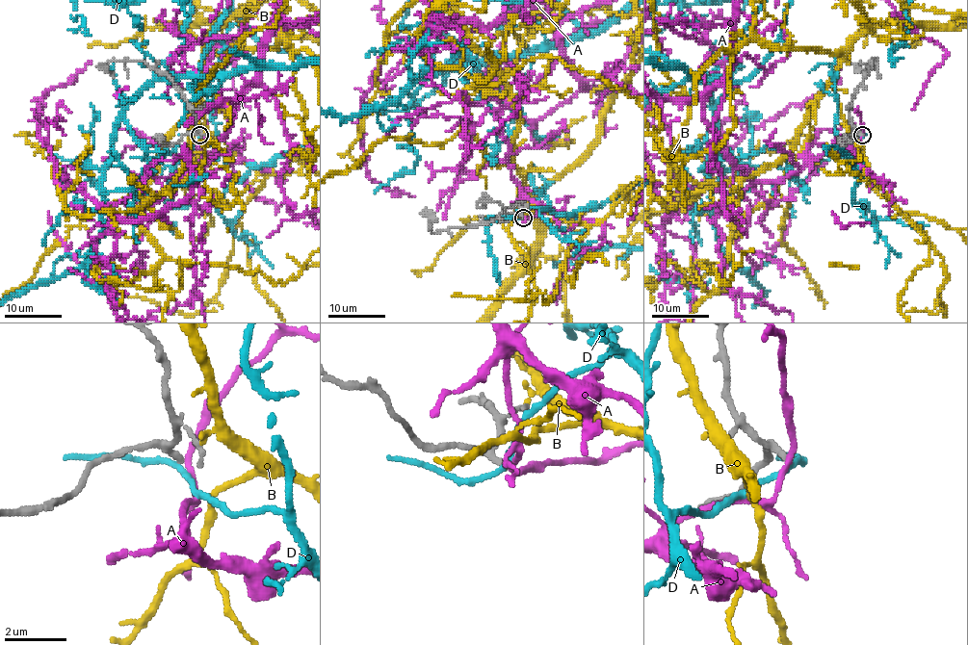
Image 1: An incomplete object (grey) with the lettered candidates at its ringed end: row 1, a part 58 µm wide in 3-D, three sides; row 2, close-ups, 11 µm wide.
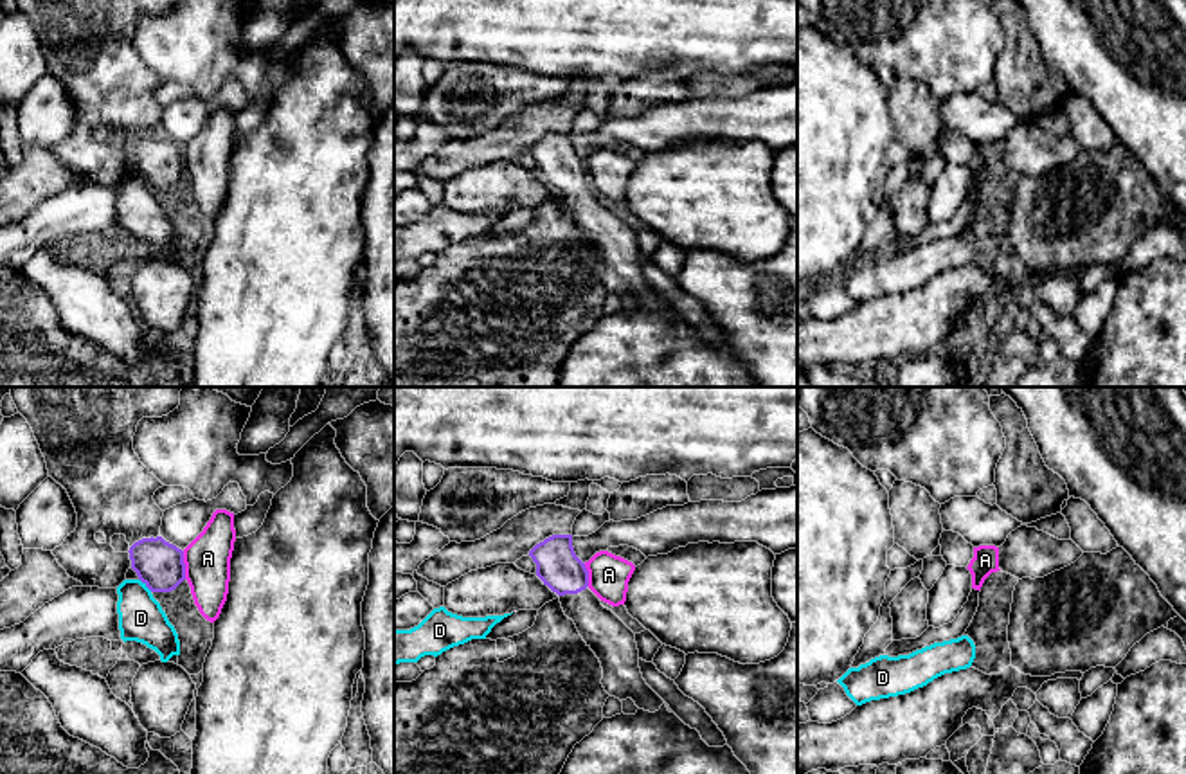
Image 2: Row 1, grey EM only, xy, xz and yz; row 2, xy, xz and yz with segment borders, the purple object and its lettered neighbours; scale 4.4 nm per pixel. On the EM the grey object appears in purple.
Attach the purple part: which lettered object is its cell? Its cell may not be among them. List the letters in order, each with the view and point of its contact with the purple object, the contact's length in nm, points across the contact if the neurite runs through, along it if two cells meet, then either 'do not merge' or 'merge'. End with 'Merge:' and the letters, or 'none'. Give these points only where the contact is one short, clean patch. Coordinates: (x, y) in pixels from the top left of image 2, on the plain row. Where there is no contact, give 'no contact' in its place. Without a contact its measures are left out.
A: contact xy (184, 162); length 130 nm; border xy (182, 148), (186, 175); do not merge
B: no contact; do not merge
D: contact xy (146, 182); length 90 nm; border xy (139, 175), (152, 188); do not merge
Merge: none

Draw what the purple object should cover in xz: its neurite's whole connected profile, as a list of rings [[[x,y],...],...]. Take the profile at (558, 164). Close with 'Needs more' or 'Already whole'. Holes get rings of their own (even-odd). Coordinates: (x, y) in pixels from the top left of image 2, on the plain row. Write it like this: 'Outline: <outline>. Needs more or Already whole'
Outline: [[[553,131],[529,153],[536,173],[560,193],[565,212],[599,256],[605,288],[619,297],[632,295],[639,306],[659,308],[666,299],[642,275],[635,230],[589,185],[589,167],[574,149],[572,131]]]. Needs more

